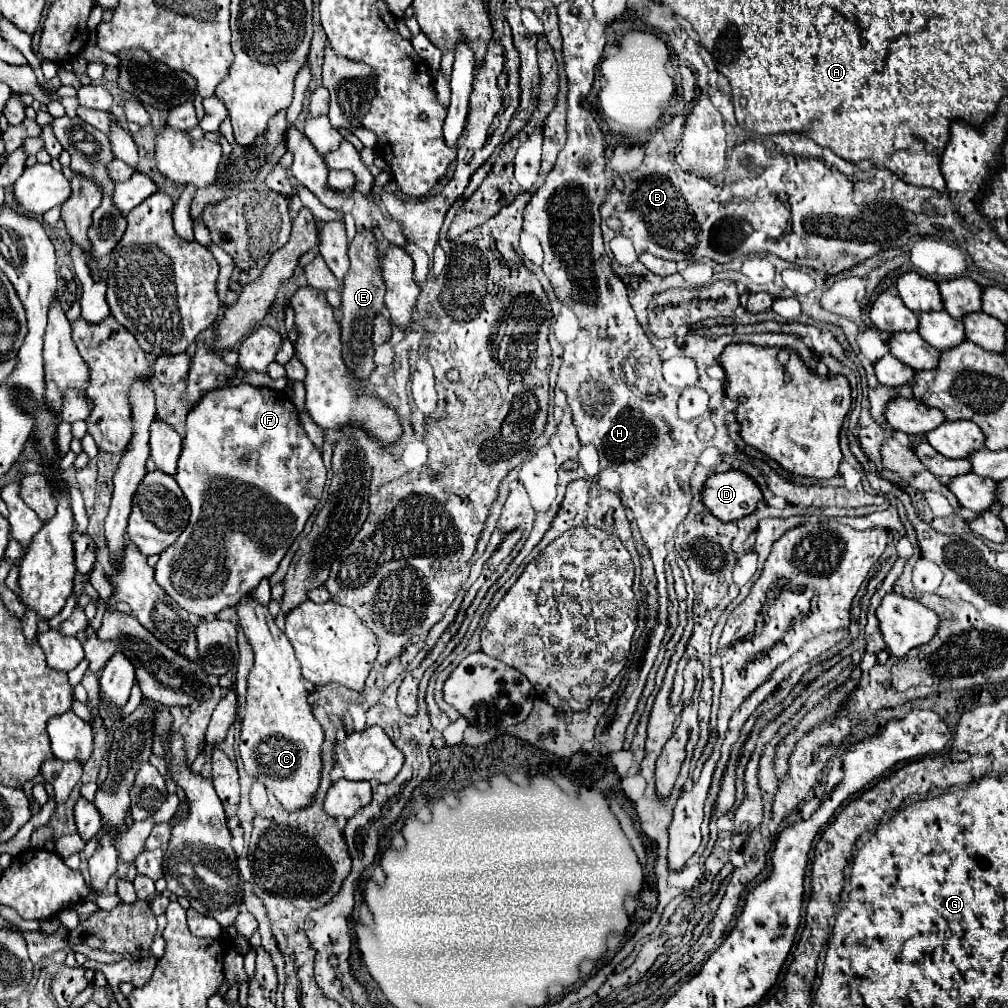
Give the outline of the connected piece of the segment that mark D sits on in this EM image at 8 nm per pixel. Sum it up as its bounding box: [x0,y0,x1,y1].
[704,471,760,521]

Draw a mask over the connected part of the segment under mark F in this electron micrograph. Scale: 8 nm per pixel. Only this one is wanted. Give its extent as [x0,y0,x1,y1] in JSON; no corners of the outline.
[156,383,326,617]

